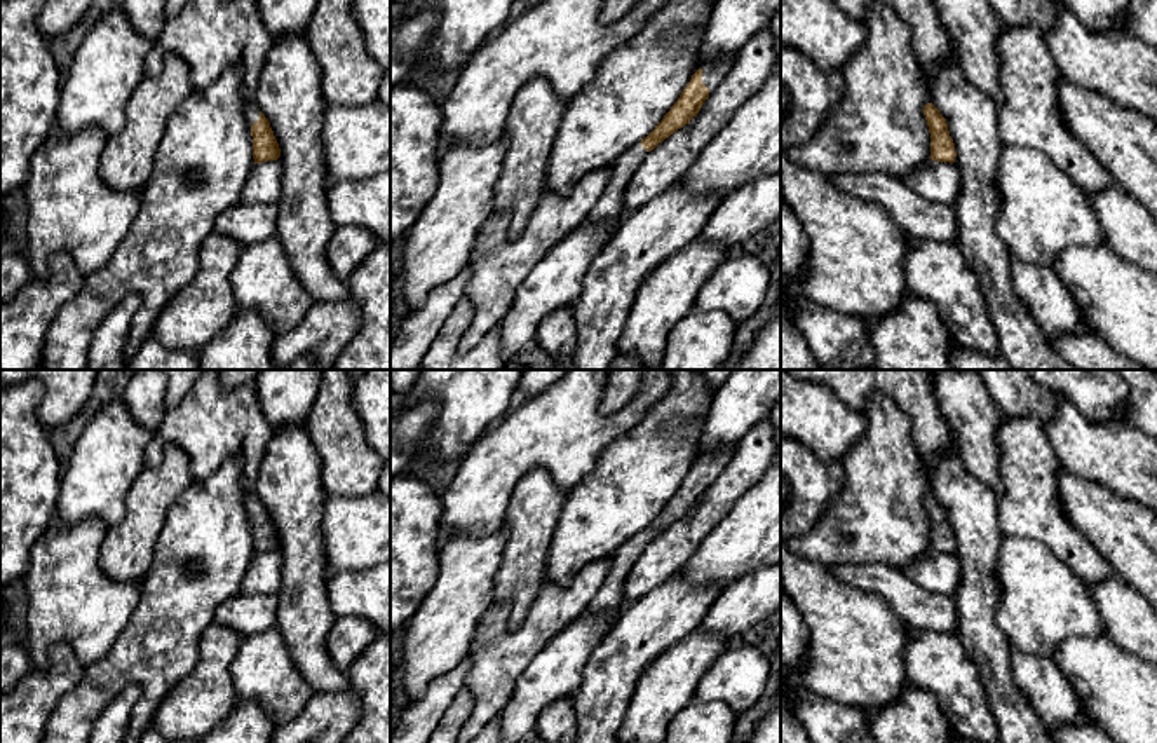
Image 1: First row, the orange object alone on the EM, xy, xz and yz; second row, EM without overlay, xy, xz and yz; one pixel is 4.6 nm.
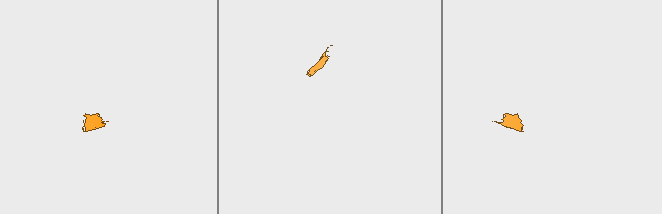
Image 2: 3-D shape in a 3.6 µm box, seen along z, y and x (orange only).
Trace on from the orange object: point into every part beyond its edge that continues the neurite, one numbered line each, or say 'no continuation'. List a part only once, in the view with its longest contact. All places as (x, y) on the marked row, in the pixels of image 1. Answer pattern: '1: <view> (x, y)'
1: xy (251, 112)
2: xz (713, 74)

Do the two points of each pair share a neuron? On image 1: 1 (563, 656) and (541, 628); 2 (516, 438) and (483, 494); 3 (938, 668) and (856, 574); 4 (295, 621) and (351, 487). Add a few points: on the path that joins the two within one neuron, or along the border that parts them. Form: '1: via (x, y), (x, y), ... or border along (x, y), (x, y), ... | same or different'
1: border along (581, 614), (523, 672) | different
2: via (506, 452), (483, 480) | same
3: via (934, 639), (934, 630), (886, 581) | same
4: border along (318, 456), (319, 483), (328, 496) | different

